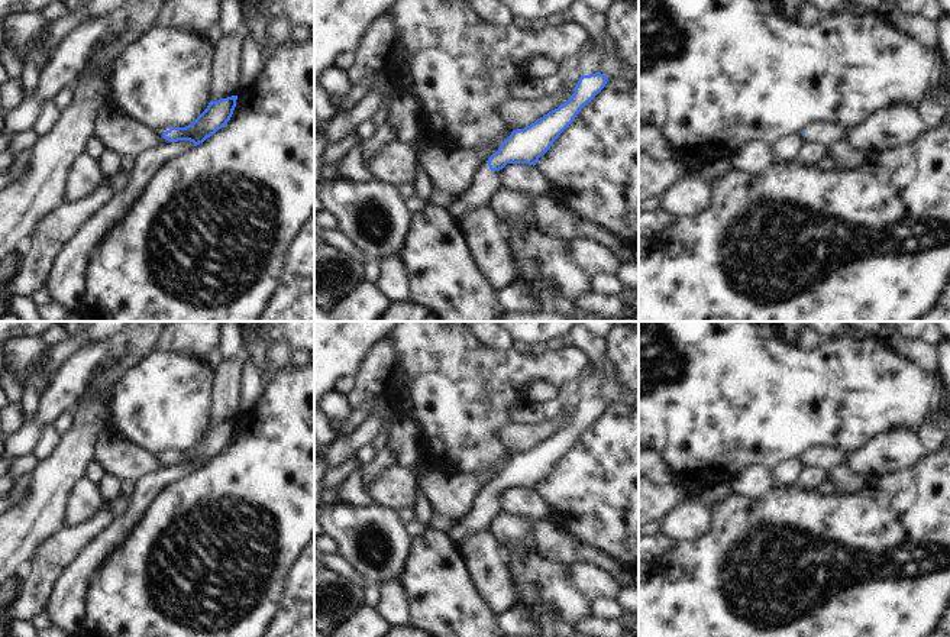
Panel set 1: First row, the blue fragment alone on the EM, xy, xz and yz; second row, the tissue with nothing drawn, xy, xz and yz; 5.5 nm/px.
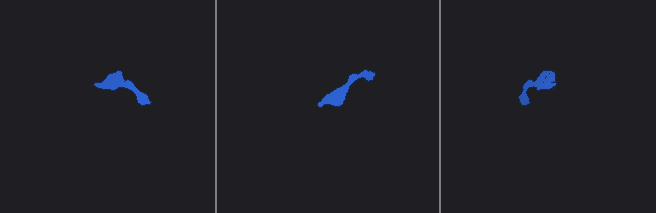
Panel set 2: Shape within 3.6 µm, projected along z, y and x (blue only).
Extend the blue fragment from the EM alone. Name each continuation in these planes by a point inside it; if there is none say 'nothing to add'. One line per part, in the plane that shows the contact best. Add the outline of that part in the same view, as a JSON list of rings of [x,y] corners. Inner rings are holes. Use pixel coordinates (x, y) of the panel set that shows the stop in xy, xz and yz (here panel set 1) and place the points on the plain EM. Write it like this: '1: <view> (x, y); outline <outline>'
1: xz (478, 517); outline [[[482,486],[476,494],[469,515],[453,523],[452,528],[445,534],[445,537],[455,546],[461,547],[466,537],[475,536],[487,530],[489,520],[491,494],[487,486]]]

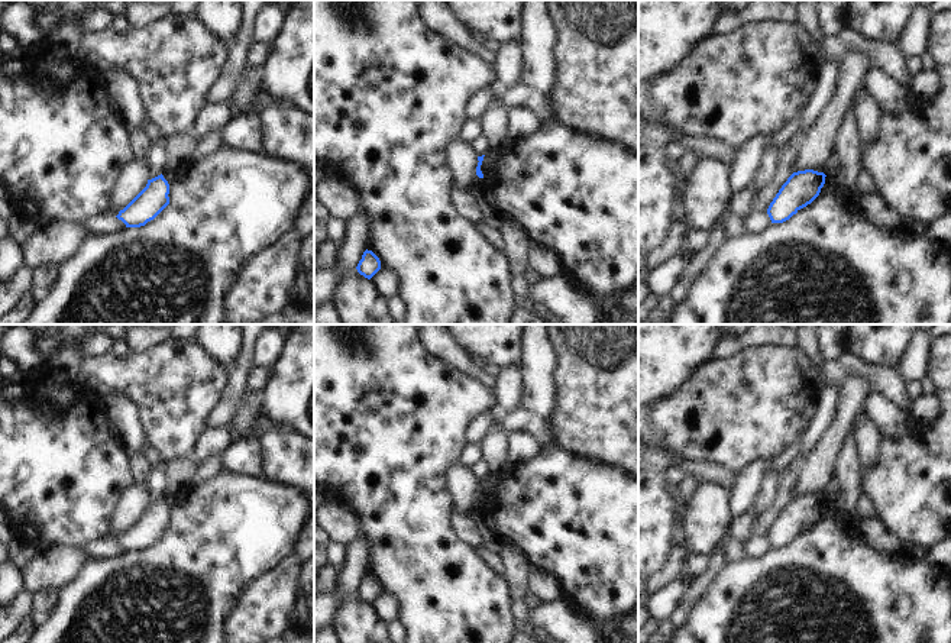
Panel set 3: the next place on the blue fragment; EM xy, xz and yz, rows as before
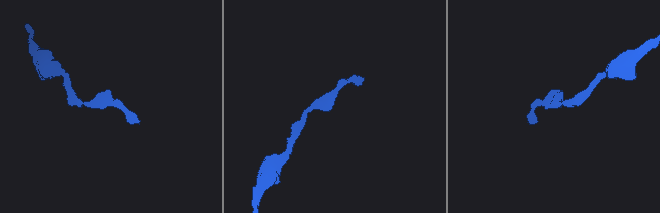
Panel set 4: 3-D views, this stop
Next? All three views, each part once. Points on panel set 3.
nothing to add

